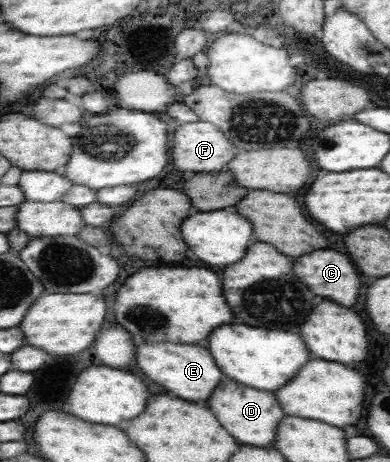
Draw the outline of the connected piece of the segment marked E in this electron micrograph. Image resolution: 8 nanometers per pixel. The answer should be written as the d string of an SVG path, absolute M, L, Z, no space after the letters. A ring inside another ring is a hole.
M144 343L136 347L136 361L148 379L162 385L166 391L178 395L180 399L188 399L188 401L208 401L208 397L224 377L220 367L214 363L210 351L198 345Z

